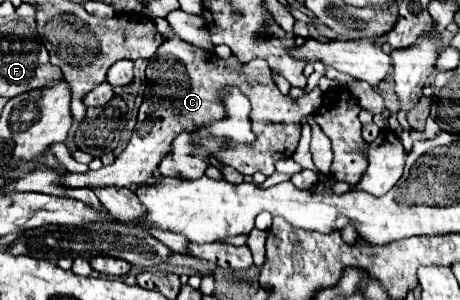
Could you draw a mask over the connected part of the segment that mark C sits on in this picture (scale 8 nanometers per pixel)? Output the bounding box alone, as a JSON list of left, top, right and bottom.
[65,42,301,186]

